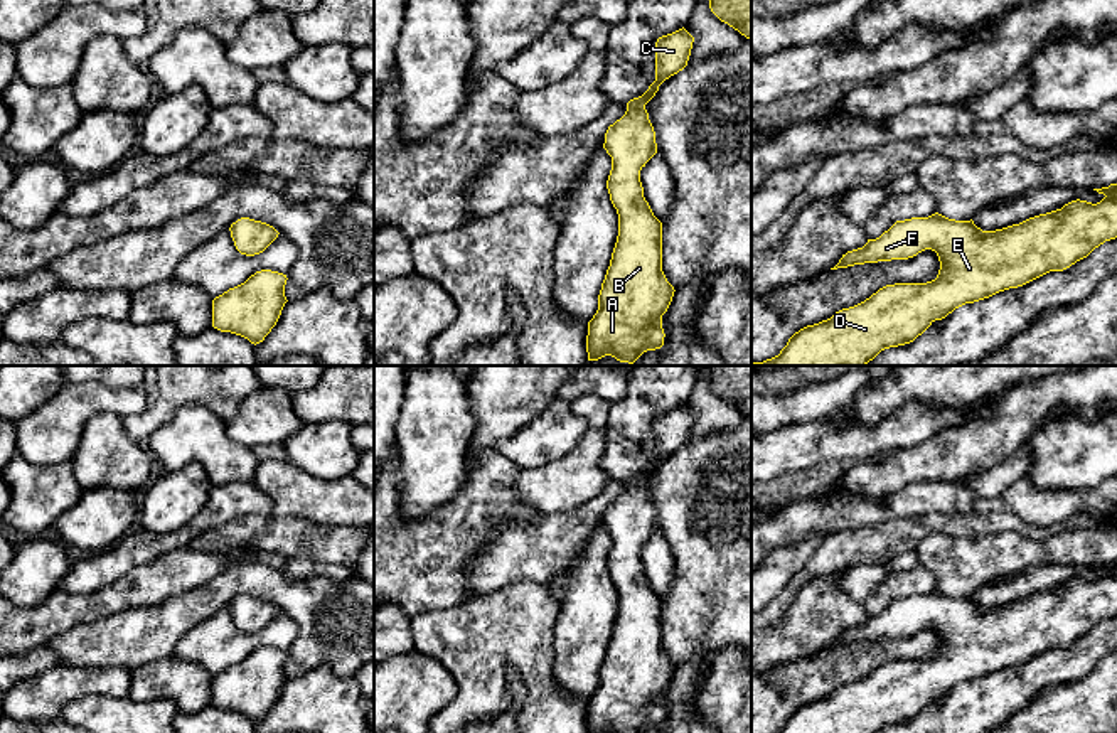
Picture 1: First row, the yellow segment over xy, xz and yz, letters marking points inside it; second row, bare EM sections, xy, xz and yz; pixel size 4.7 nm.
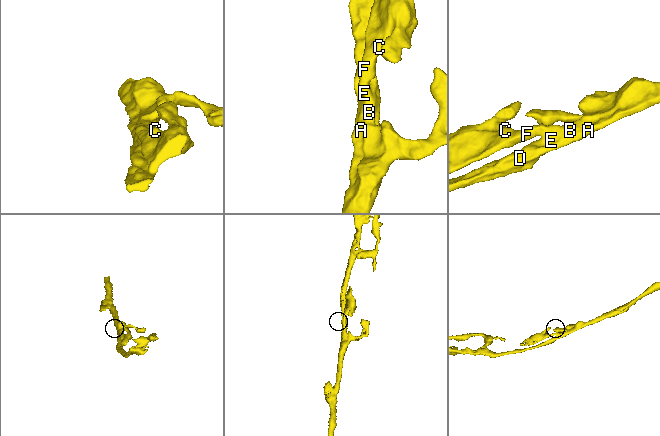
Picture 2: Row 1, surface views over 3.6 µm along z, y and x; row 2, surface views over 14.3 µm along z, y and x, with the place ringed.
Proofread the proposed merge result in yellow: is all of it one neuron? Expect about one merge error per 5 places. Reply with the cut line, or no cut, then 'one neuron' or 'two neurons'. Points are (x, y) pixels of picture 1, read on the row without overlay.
cut none; one neuron

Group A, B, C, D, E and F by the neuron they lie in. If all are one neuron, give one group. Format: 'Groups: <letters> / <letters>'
Groups: A B C D E F

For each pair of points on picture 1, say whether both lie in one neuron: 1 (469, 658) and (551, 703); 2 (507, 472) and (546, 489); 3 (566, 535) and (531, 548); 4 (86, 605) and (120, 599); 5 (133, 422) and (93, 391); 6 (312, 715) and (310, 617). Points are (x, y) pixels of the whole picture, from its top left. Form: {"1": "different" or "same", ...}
{"1": "same", "2": "different", "3": "same", "4": "same", "5": "different", "6": "different"}

